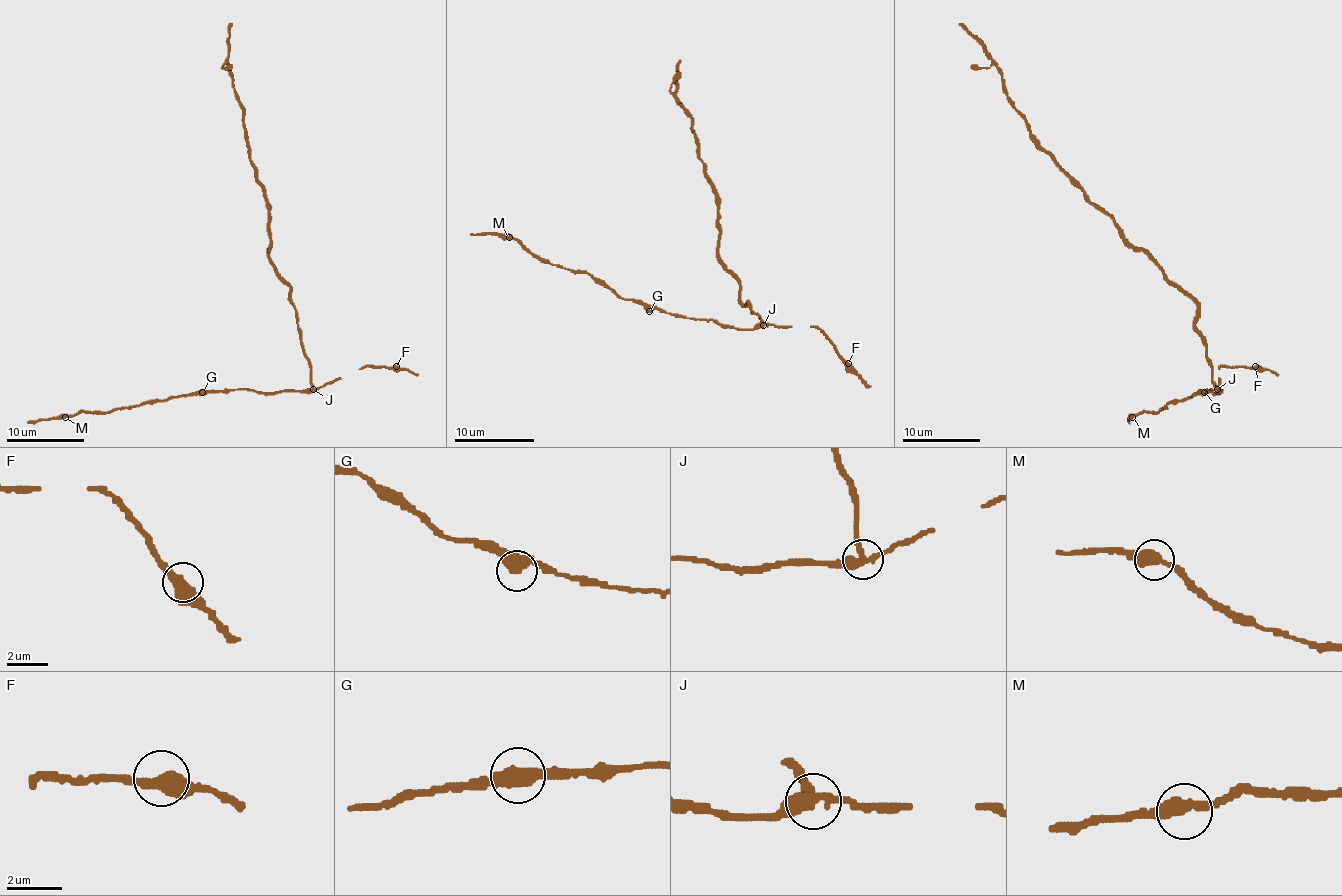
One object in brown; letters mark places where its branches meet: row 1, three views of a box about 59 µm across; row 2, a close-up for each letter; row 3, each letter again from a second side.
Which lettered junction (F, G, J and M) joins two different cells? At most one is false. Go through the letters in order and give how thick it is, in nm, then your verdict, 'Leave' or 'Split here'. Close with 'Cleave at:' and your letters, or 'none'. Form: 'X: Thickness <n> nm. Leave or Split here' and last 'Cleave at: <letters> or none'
F: Thickness 360 nm. Leave
G: Thickness 440 nm. Leave
J: Thickness 360 nm. Split here
M: Thickness 420 nm. Leave
Cleave at: J

